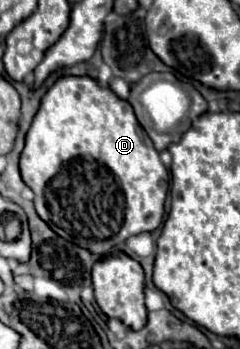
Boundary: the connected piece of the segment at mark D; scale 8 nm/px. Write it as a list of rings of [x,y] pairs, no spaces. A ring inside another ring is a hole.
[[[63,75],[59,77],[49,89],[47,93],[43,95],[41,99],[41,105],[33,117],[33,123],[31,123],[31,129],[27,131],[27,137],[25,137],[25,149],[21,151],[21,157],[19,157],[19,169],[21,169],[21,177],[23,181],[33,189],[35,193],[35,209],[39,213],[39,217],[63,239],[83,247],[83,249],[89,249],[91,253],[97,253],[97,255],[107,255],[111,253],[113,247],[117,247],[119,243],[123,243],[127,237],[131,235],[139,235],[139,233],[145,233],[145,231],[155,231],[161,221],[163,221],[163,211],[165,211],[165,197],[167,197],[167,189],[169,189],[169,171],[167,167],[161,163],[159,159],[159,151],[155,149],[153,141],[149,139],[147,131],[139,125],[135,113],[133,113],[133,107],[129,101],[117,97],[109,87],[101,87],[93,77],[73,77],[73,75]],[[113,183],[121,189],[123,197],[111,197],[109,195],[109,189],[113,189]]]

